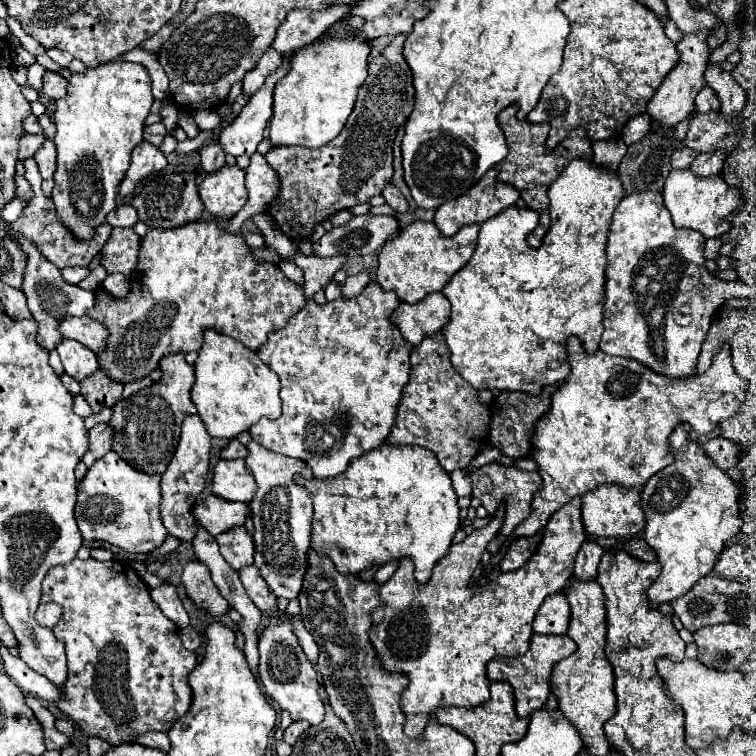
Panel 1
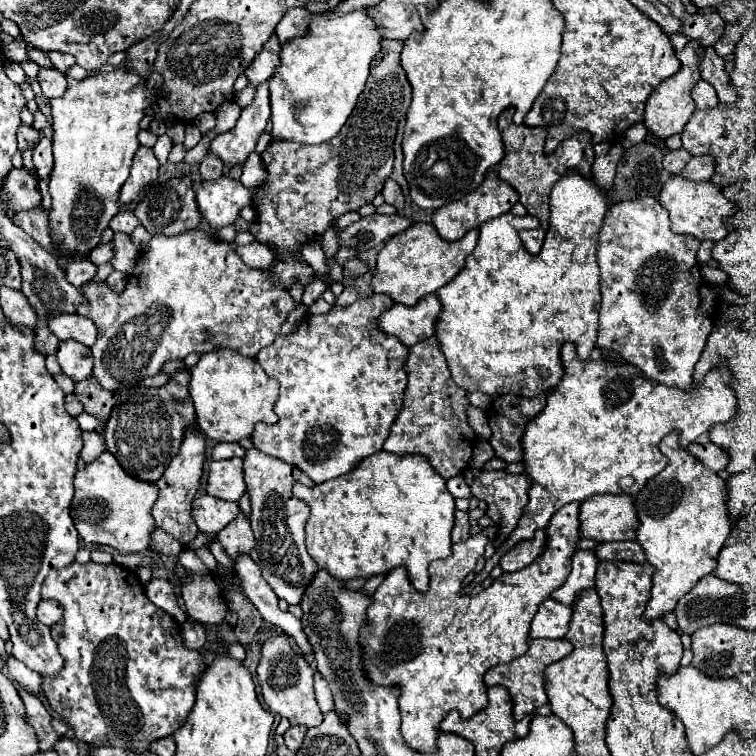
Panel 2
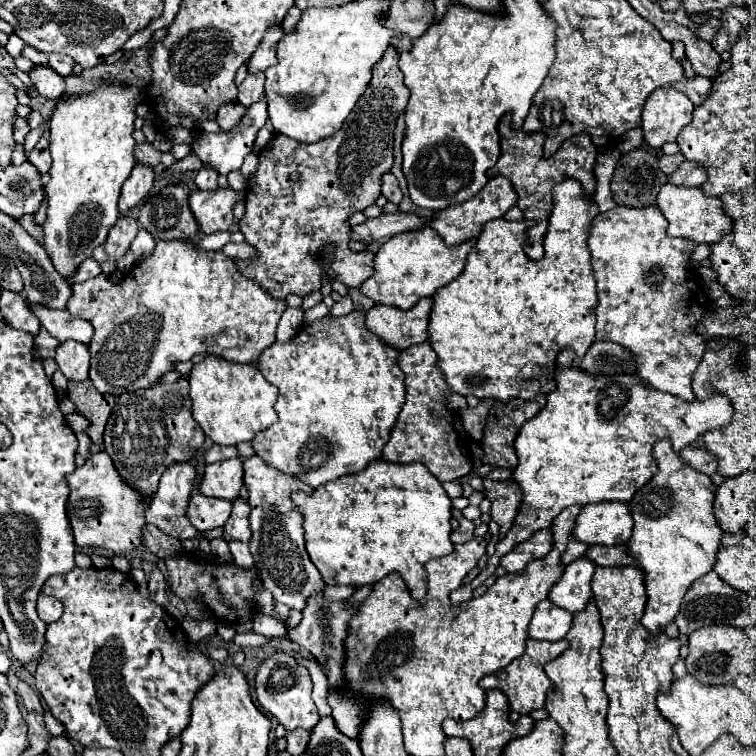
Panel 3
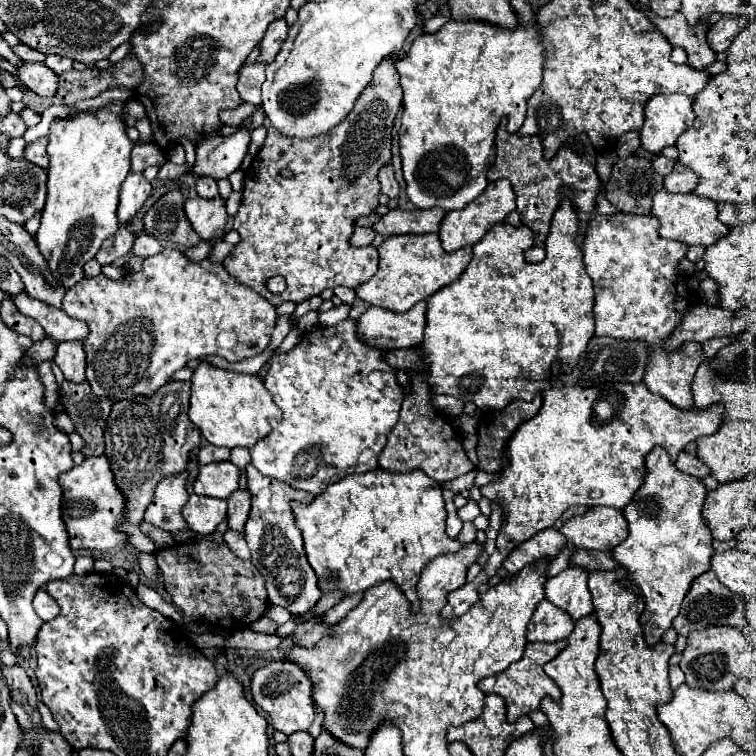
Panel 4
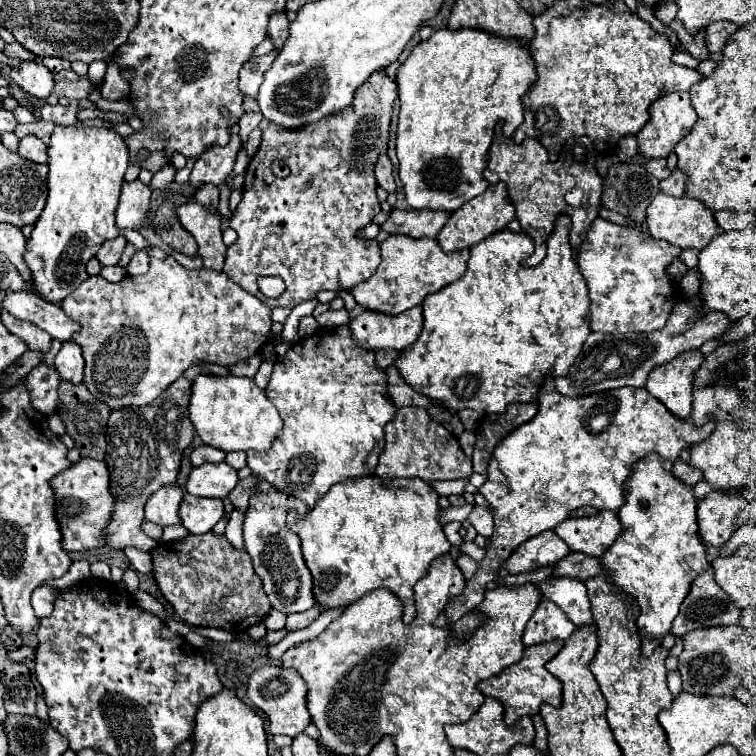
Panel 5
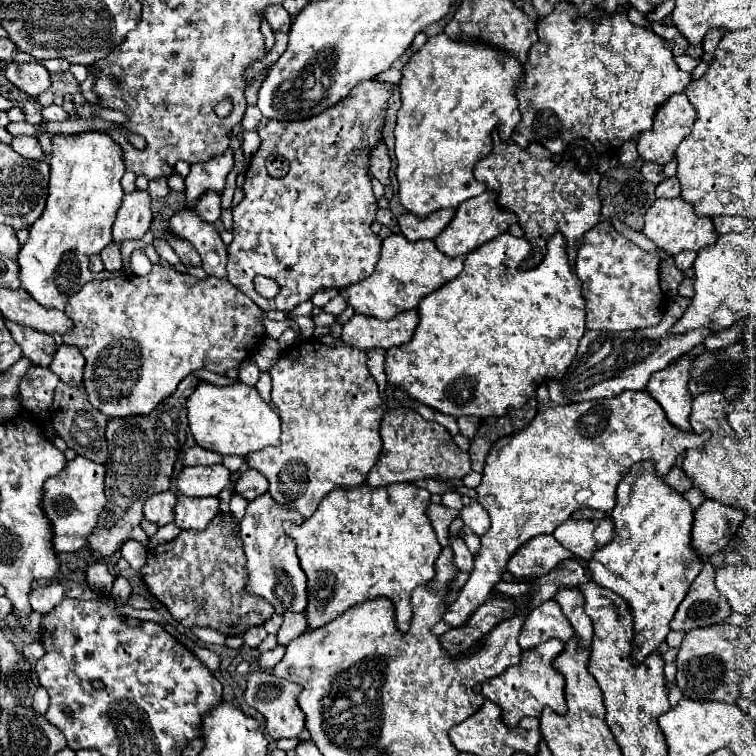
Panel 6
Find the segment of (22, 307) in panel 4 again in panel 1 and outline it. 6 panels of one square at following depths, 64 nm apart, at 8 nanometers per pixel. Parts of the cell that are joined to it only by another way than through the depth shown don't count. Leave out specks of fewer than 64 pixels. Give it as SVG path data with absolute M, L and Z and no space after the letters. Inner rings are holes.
M74 316L74 318L66 318L58 324L58 330L64 338L72 338L82 342L84 346L88 346L92 352L102 352L104 344L106 344L106 336L108 330L100 324L96 324L92 318L88 316Z

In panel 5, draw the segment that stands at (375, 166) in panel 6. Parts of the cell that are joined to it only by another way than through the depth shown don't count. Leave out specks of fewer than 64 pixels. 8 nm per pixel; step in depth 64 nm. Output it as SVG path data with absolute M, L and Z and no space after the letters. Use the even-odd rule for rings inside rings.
M386 154L380 156L376 162L376 180L378 180L378 186L382 186L386 192L396 190L396 184L392 178L392 164L390 164L390 158Z

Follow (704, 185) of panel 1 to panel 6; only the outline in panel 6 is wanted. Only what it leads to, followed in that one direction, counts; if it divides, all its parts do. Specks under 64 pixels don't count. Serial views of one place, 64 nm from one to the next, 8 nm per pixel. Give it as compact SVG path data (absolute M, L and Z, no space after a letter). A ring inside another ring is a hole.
M656 200L646 216L644 216L646 224L644 224L644 234L660 248L664 250L666 254L674 256L682 250L702 250L710 244L714 244L718 238L716 238L716 232L712 232L712 220L700 220L700 216L692 214L692 208L688 208L688 204L684 204L684 200Z

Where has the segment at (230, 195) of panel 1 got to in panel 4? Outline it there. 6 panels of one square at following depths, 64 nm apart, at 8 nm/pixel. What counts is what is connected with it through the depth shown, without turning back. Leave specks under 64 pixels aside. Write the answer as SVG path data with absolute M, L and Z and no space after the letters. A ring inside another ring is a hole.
M198 196L188 198L184 202L184 214L200 240L212 244L208 260L212 260L214 264L222 264L222 260L232 252L232 244L222 242L222 232L226 230L228 220L224 200L220 196L216 200L200 200Z

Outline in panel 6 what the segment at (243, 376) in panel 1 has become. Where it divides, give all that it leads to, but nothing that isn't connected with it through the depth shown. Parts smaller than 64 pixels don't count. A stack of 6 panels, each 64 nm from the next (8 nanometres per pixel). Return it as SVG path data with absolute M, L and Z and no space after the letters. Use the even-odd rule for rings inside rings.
M200 382L186 402L188 426L198 446L220 456L246 456L280 442L280 418L260 398L256 388L236 382L234 386L214 386Z

